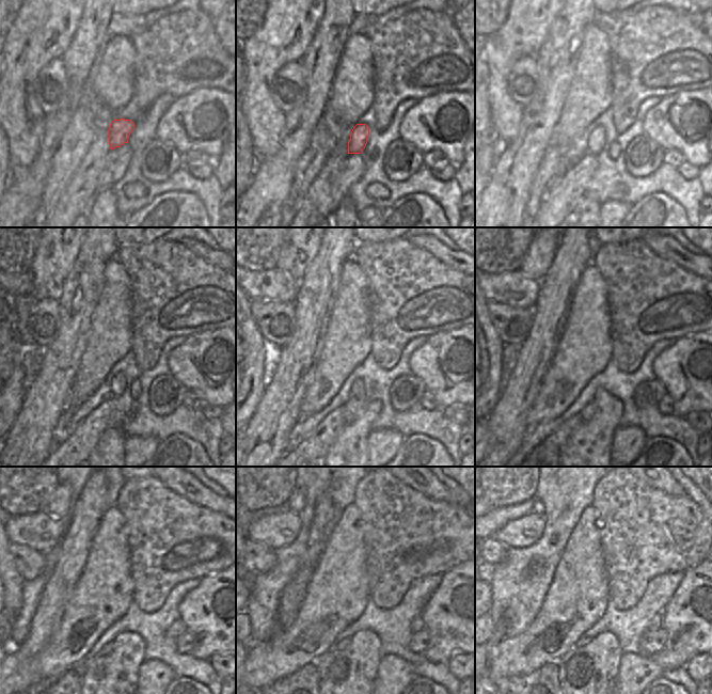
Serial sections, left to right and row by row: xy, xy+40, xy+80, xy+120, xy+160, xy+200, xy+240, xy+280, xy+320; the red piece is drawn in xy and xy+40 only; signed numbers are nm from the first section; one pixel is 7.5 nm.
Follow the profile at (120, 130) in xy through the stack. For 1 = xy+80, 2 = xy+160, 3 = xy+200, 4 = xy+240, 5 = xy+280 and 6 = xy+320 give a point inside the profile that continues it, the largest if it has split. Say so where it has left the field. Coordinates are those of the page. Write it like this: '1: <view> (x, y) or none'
1: xy+80 (596, 143)
2: xy+160 (358, 389)
3: xy+200 (589, 444)
4: xy+240 (108, 683)
5: xy+280 (347, 676)
6: xy+320 (587, 675)

